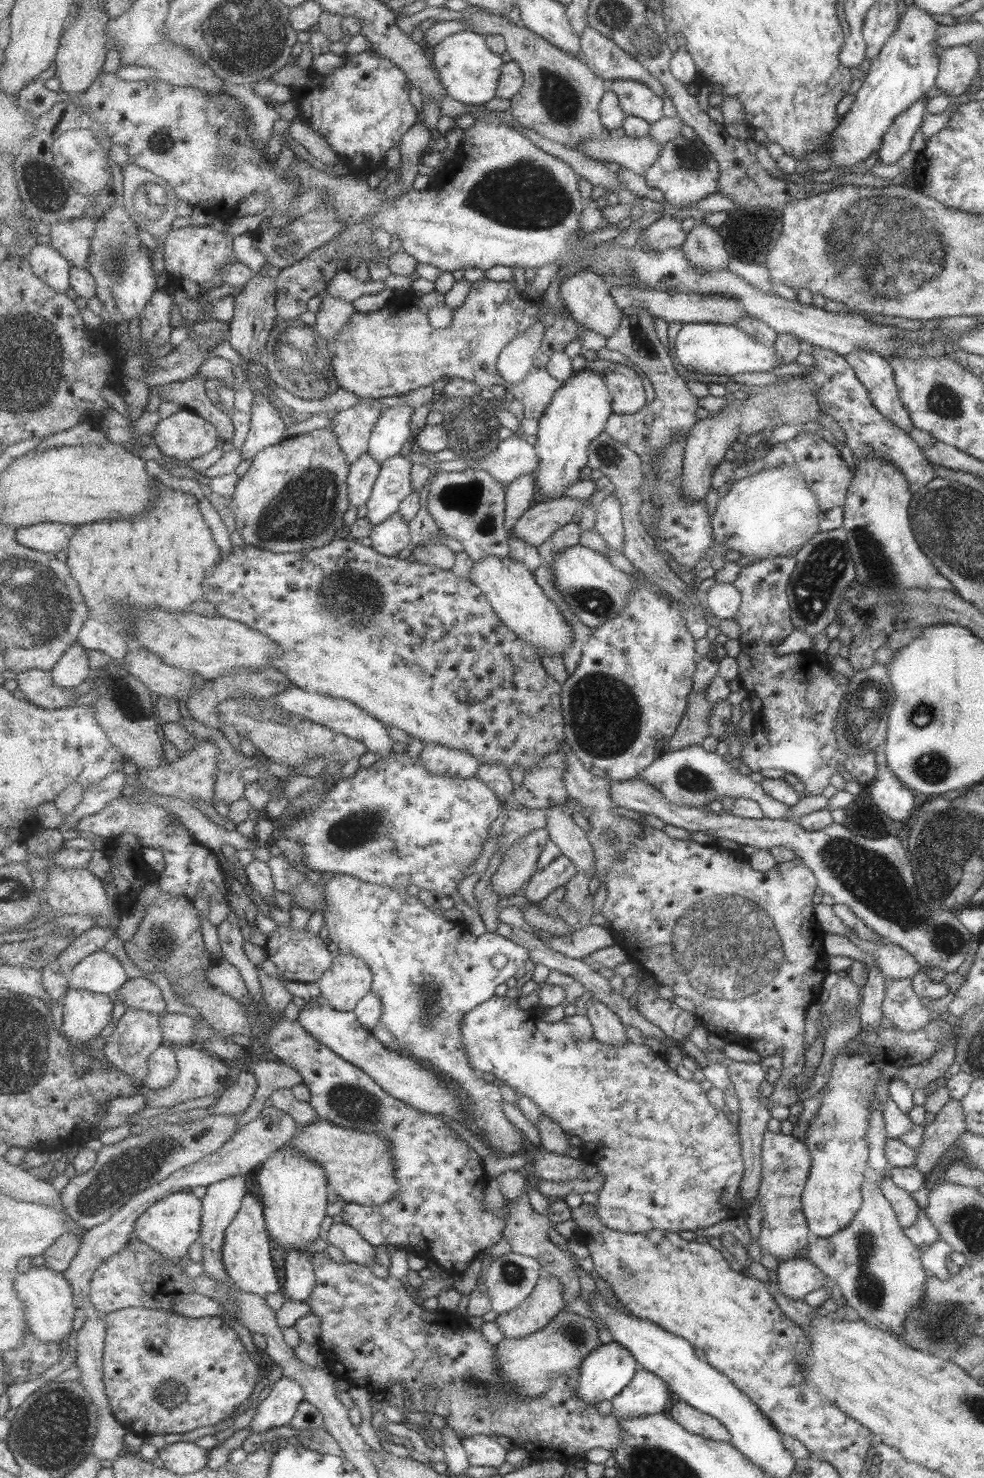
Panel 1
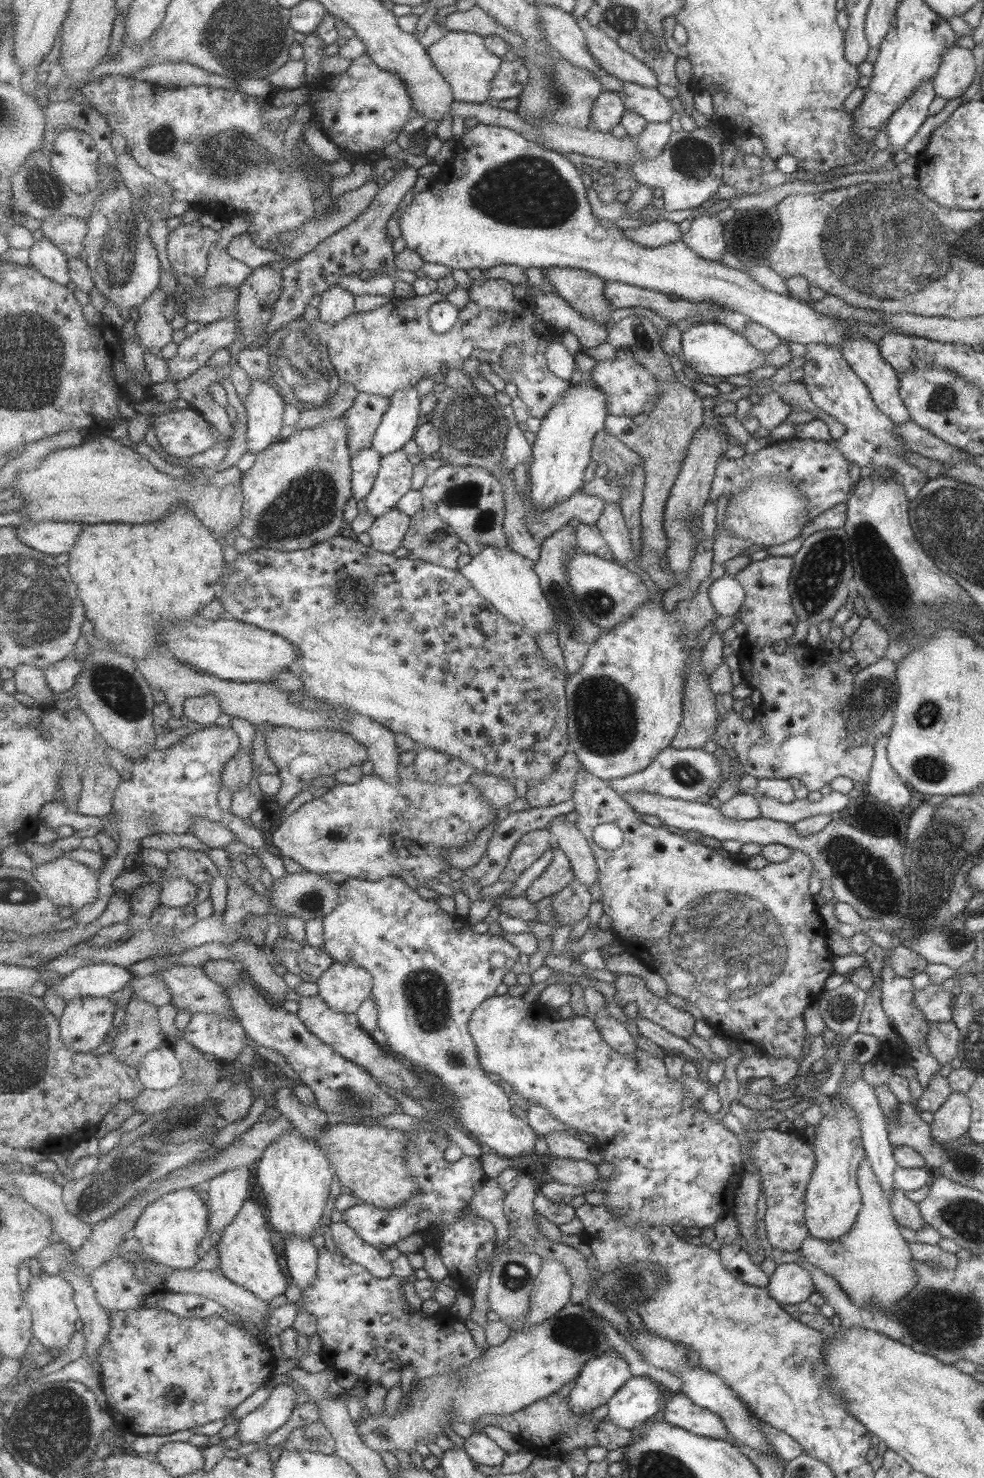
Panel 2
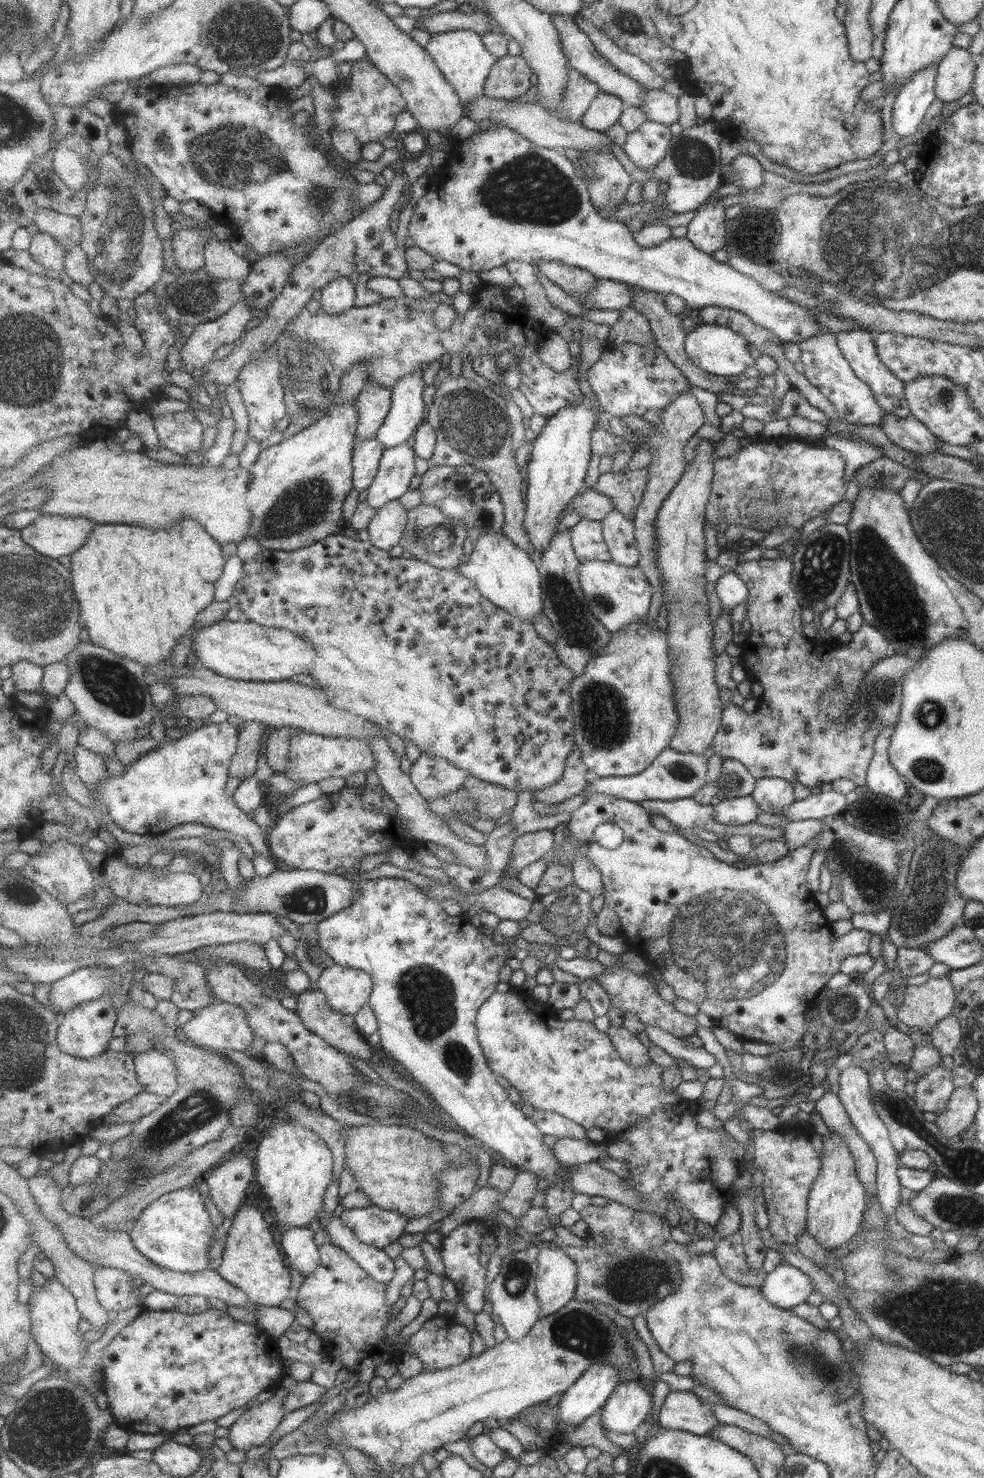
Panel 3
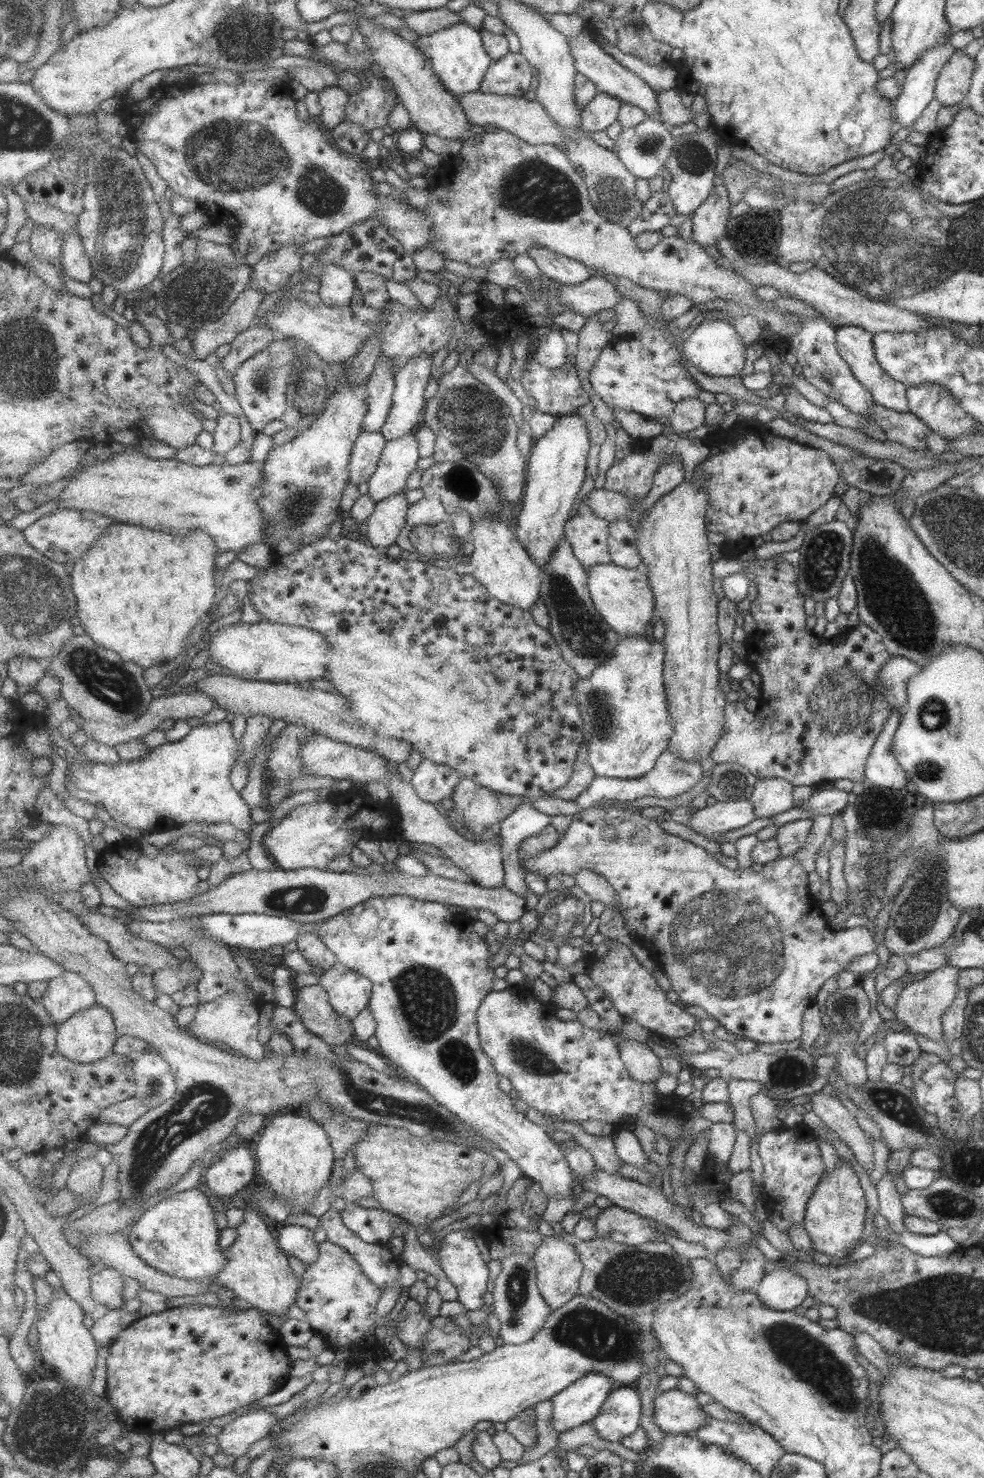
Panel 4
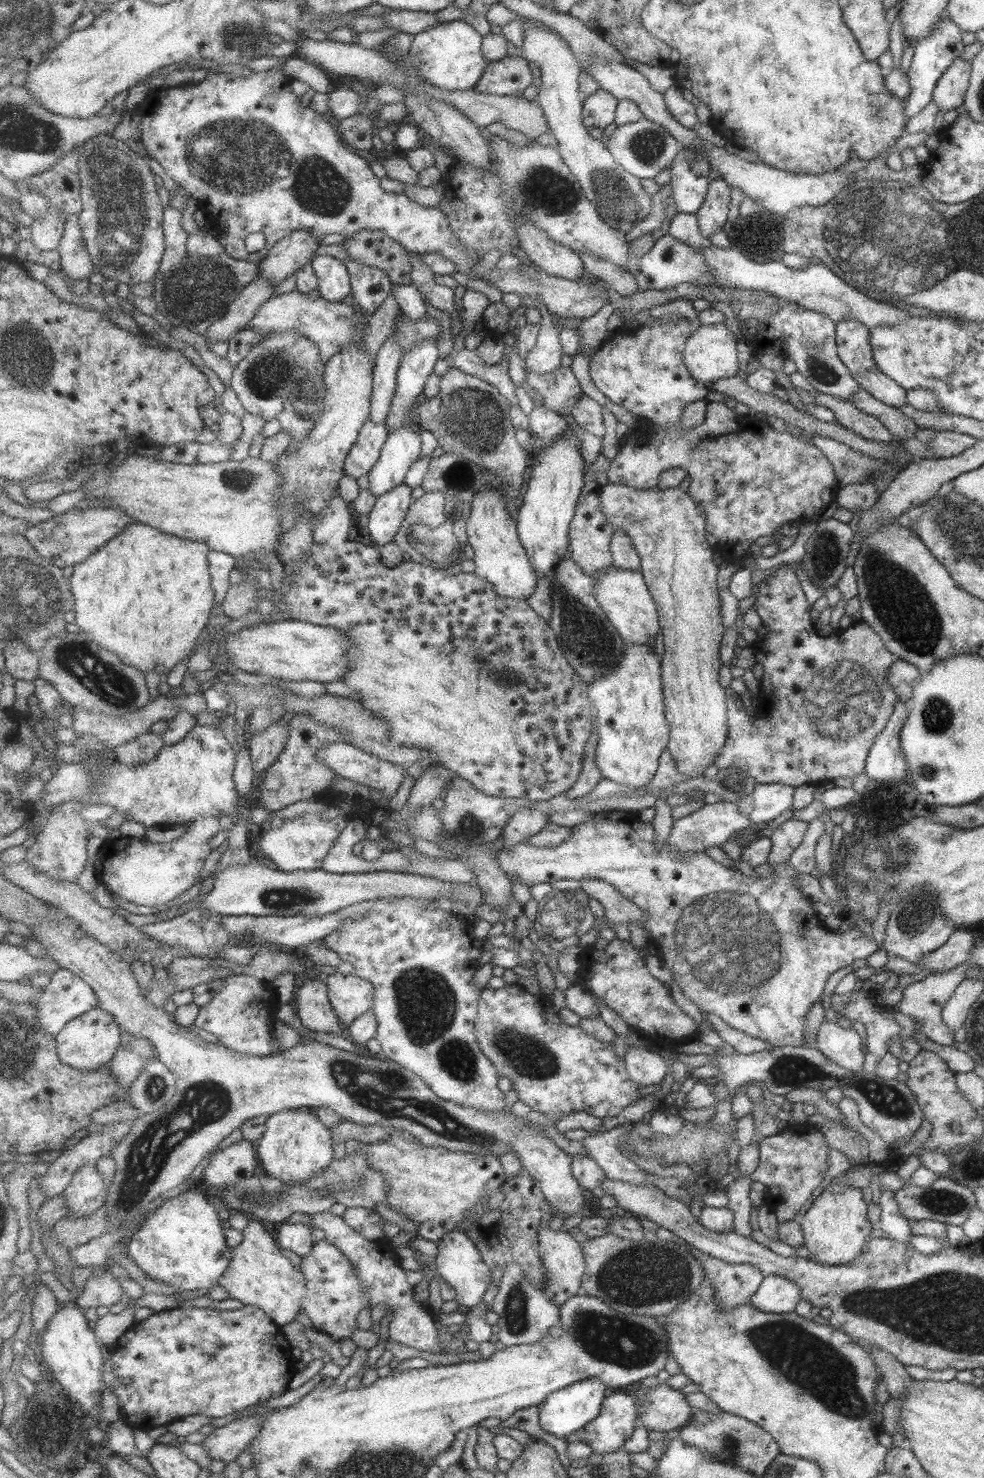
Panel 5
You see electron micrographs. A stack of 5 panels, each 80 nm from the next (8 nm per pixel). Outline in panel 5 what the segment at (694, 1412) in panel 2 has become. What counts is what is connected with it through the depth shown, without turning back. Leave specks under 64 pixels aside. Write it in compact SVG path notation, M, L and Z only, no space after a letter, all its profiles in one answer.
M668 1385L652 1388L638 1398L640 1408L639 1426L655 1432L665 1432L670 1436L692 1422L694 1407L681 1390Z

